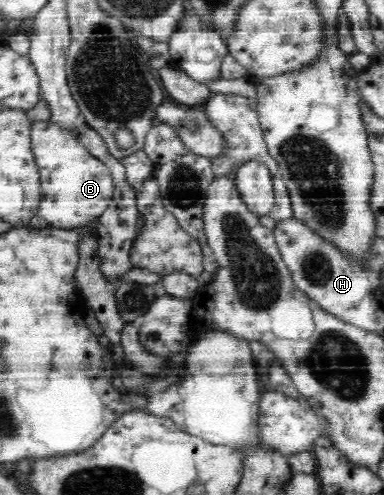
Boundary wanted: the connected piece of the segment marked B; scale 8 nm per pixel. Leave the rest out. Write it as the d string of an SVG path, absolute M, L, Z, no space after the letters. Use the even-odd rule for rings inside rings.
M30 119L30 147L32 150L32 154L34 157L35 165L37 166L39 176L40 176L40 194L41 201L39 203L39 213L44 220L48 221L49 225L56 227L57 229L66 229L73 230L77 226L88 224L89 222L96 221L104 210L112 203L113 200L113 192L115 186L113 185L112 175L110 172L110 168L106 166L100 159L92 156L88 148L78 139L78 136L71 130L66 129L63 123L58 123L56 121L52 121L49 119Z

